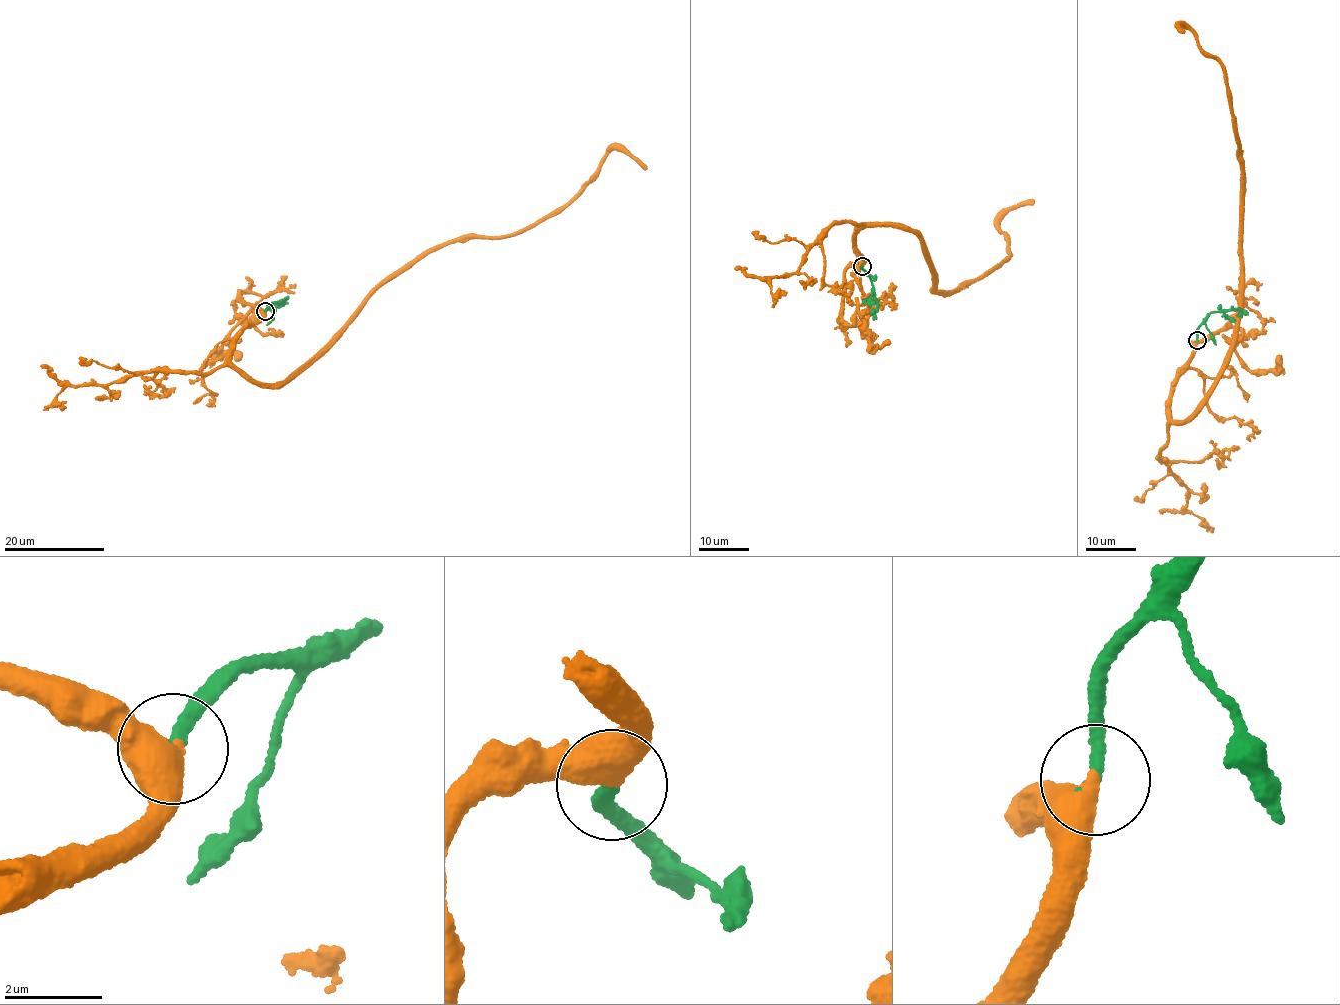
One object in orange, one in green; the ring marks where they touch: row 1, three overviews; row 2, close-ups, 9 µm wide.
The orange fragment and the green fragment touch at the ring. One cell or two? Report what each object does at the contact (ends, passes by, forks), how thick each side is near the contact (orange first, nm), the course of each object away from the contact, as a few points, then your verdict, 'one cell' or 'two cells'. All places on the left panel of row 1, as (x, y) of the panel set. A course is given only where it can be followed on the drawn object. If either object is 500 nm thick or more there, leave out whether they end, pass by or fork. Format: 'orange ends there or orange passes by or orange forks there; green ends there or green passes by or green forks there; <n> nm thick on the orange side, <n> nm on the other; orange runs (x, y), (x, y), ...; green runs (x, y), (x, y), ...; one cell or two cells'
600 nm thick on the orange side, 240 nm on the other; orange runs (265, 311), (237, 336), (232, 363), (274, 387), (430, 252), (540, 222), (613, 149), (647, 169); green runs (265, 311), (272, 303), (285, 299), (281, 305), (269, 309); one cell

